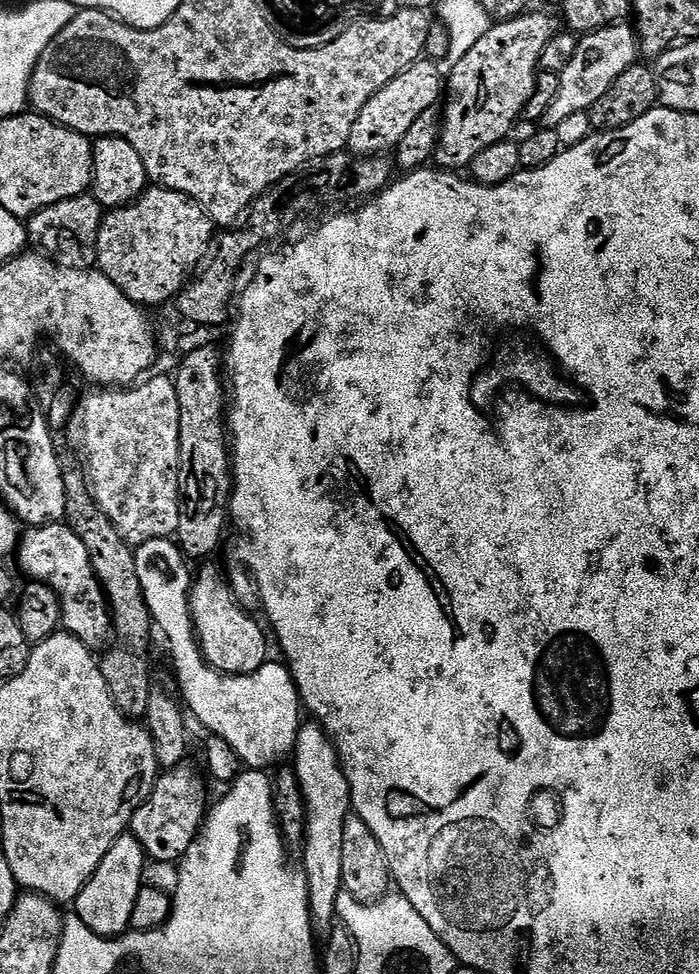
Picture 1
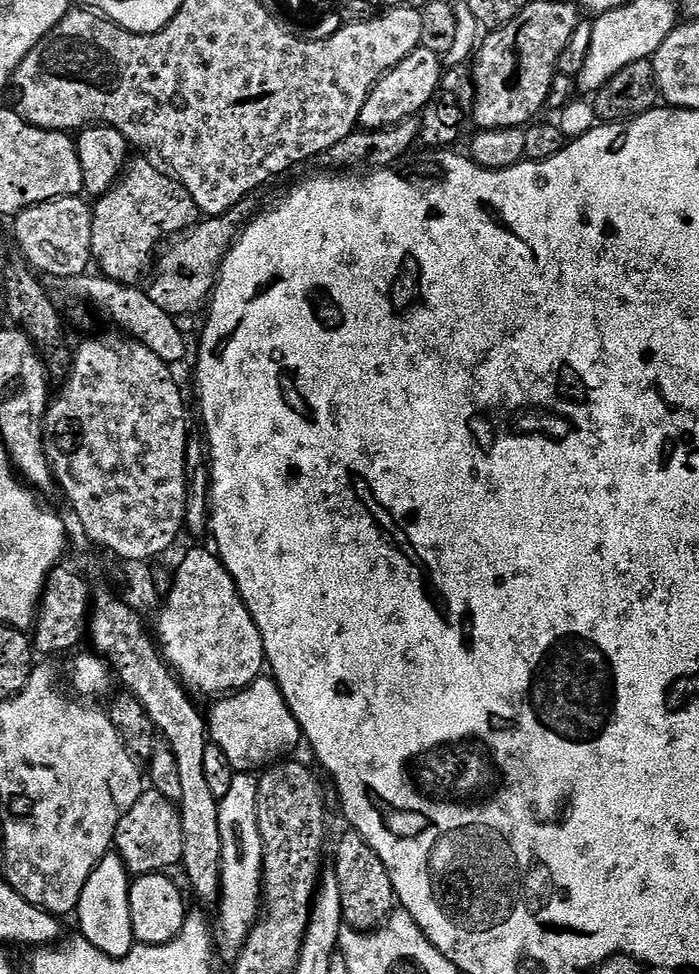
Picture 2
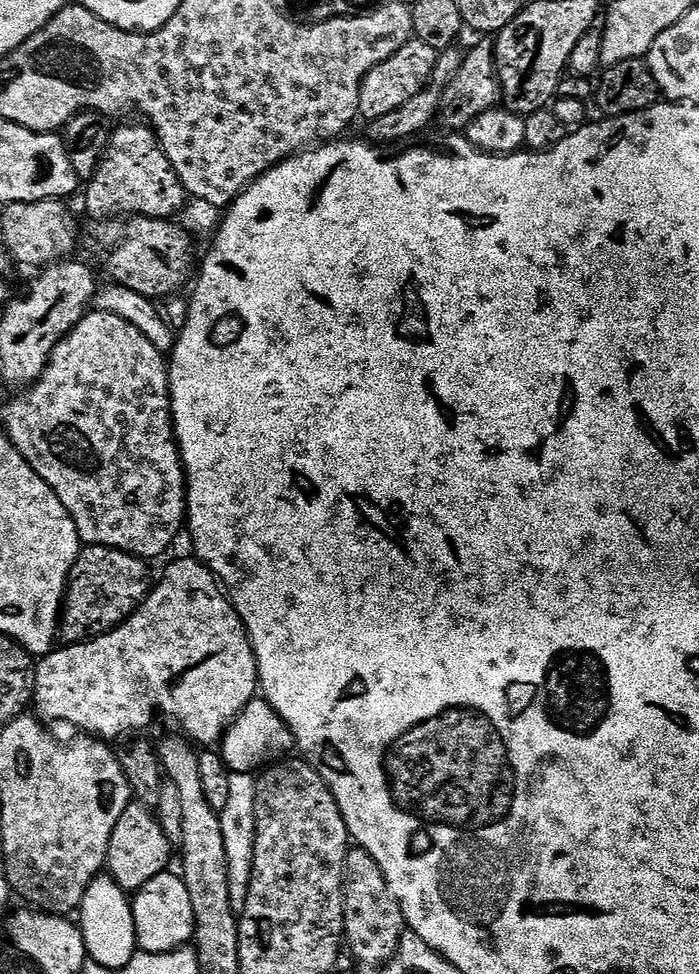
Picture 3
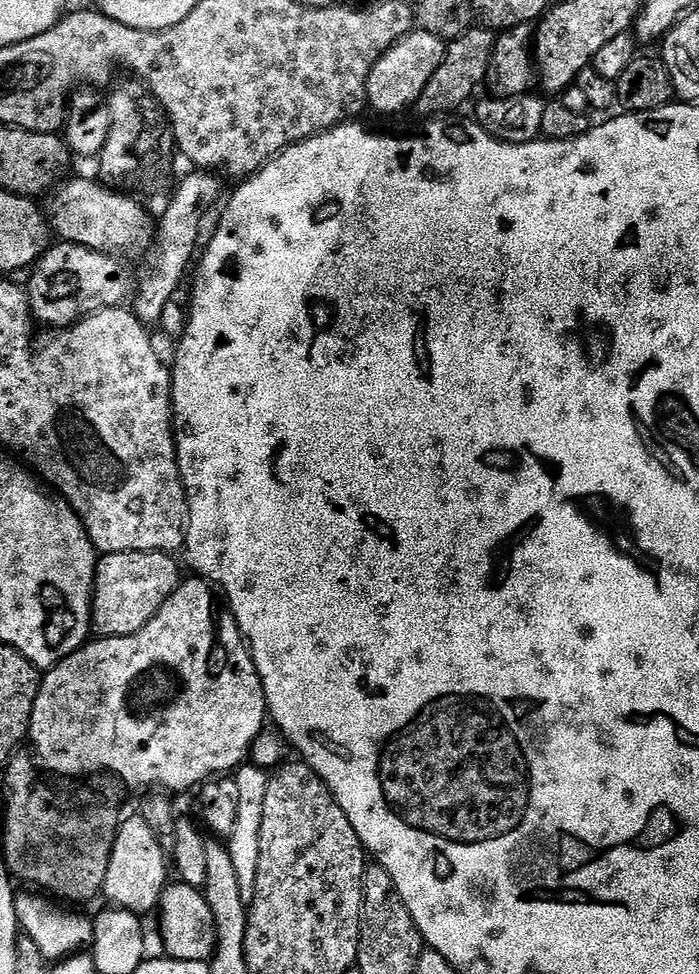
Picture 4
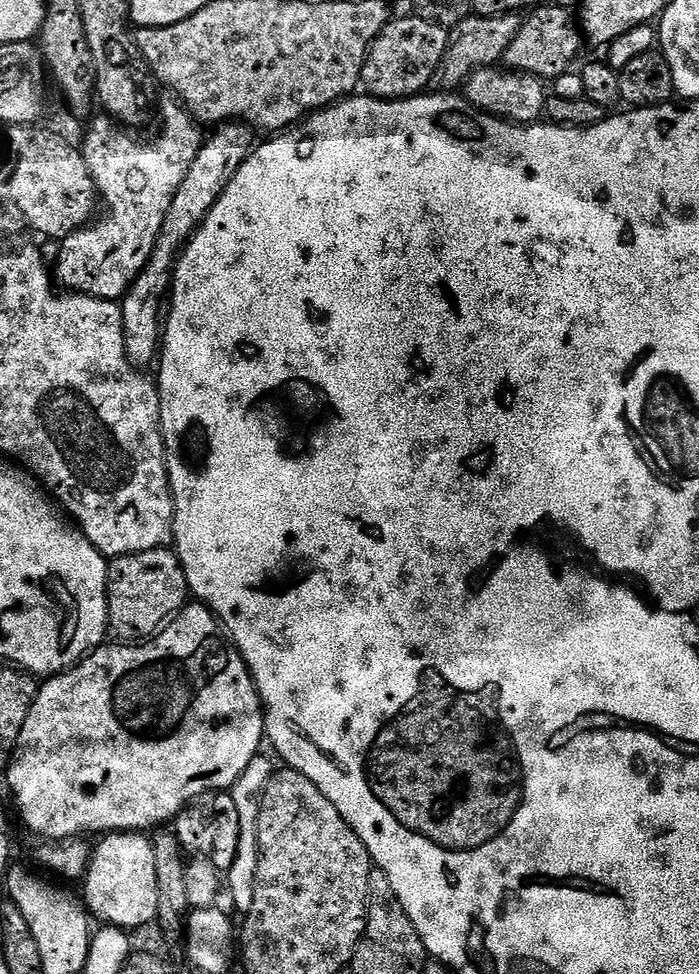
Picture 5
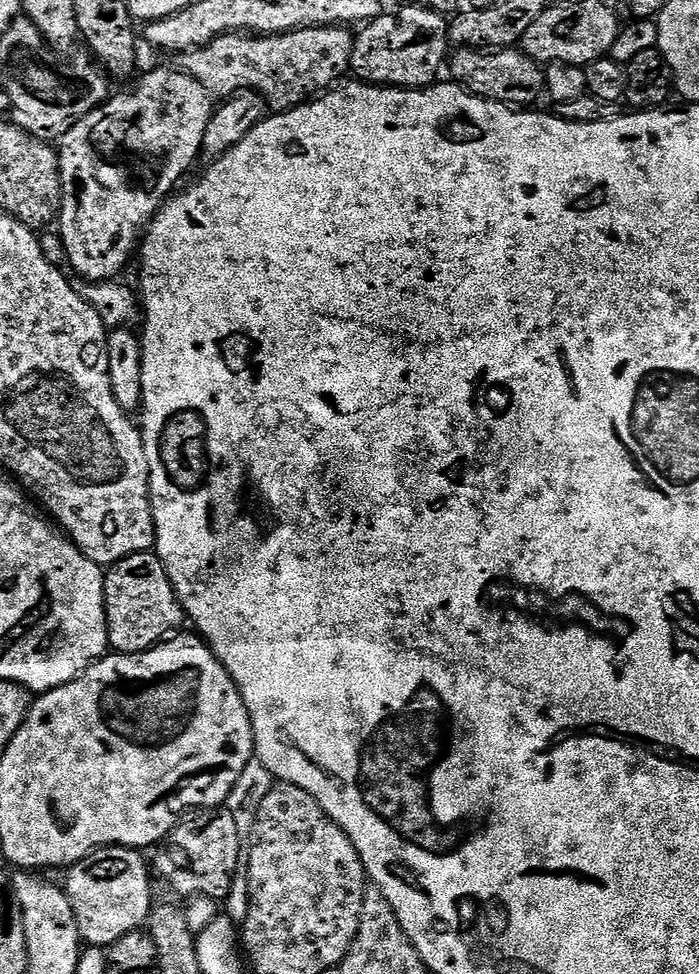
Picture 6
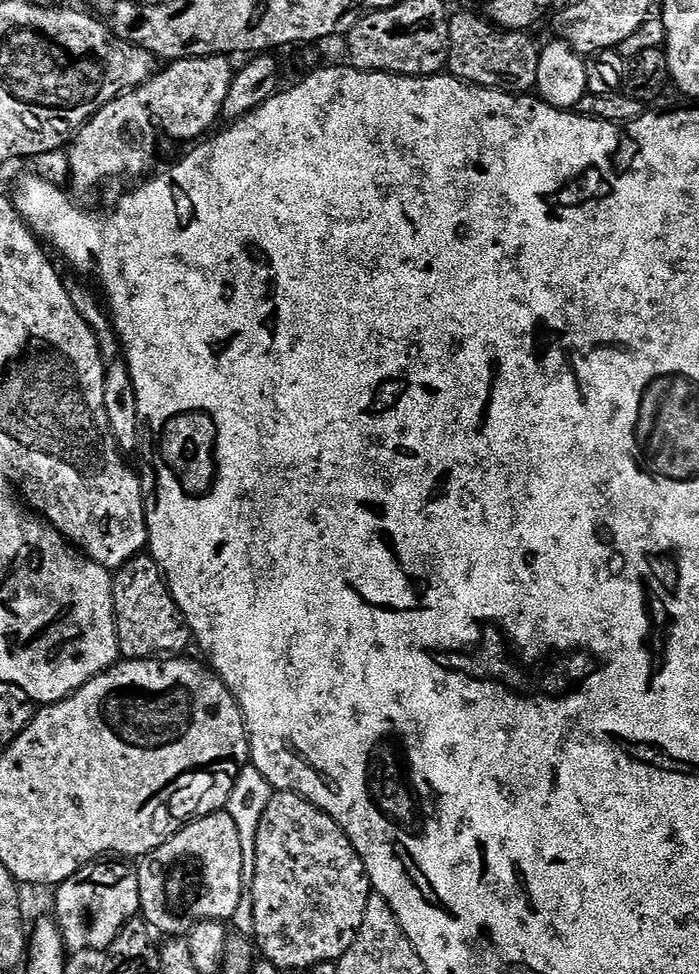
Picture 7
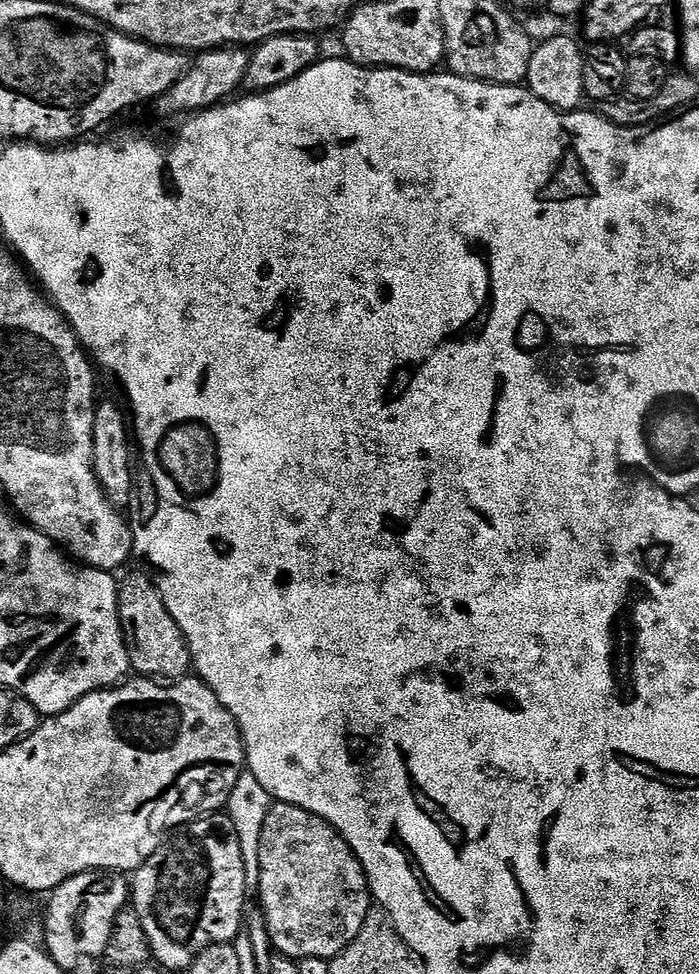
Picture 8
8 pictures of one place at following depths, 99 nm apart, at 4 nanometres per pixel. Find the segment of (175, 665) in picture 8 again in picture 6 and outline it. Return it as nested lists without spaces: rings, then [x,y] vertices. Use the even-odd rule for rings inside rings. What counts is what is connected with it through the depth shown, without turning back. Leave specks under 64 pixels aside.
[[[155,551],[127,556],[107,569],[104,605],[108,611],[108,642],[120,654],[149,652],[186,624],[186,613],[168,576],[168,566]]]

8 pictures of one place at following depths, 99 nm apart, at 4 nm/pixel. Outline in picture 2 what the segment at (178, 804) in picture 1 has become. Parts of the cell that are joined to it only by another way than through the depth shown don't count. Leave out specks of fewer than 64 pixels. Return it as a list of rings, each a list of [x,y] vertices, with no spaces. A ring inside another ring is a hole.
[[[145,790],[126,810],[122,822],[116,827],[115,855],[122,858],[133,877],[152,873],[167,873],[184,859],[184,834],[180,809],[173,801],[167,800],[155,790]]]

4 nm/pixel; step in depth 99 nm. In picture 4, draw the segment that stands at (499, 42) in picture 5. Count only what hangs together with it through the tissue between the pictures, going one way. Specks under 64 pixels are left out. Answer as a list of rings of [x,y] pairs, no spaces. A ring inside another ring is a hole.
[[[472,26],[458,39],[451,41],[438,70],[434,70],[430,82],[426,82],[426,90],[422,90],[422,94],[416,100],[414,112],[417,112],[420,118],[432,118],[437,114],[455,113],[455,108],[462,107],[468,99],[471,101],[477,95],[476,87],[479,84],[483,85],[487,79],[492,49],[495,46],[496,36],[484,26]]]

